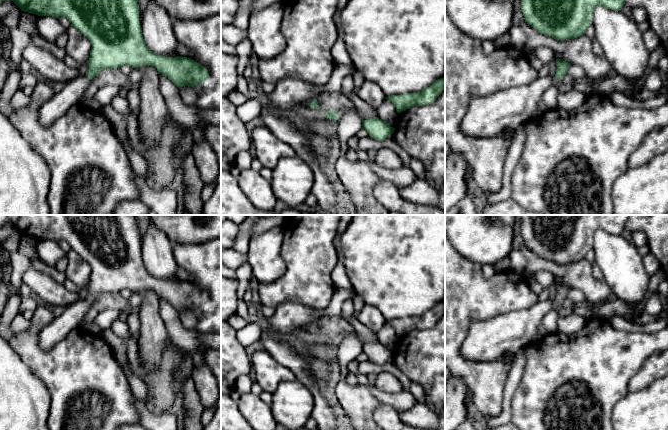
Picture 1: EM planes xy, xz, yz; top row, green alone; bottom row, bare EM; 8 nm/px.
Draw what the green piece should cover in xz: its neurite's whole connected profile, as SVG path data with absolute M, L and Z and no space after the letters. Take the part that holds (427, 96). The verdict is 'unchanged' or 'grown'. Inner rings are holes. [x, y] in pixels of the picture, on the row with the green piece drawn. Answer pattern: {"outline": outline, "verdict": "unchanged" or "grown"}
{"outline": "M440 78L426 89L417 93L407 93L404 95L391 95L386 97L392 102L398 113L406 111L414 106L432 104L437 97L445 91L445 78Z", "verdict": "unchanged"}

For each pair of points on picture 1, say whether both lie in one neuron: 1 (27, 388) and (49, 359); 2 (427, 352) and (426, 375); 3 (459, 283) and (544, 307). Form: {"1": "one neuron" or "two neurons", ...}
{"1": "two neurons", "2": "one neuron", "3": "two neurons"}

